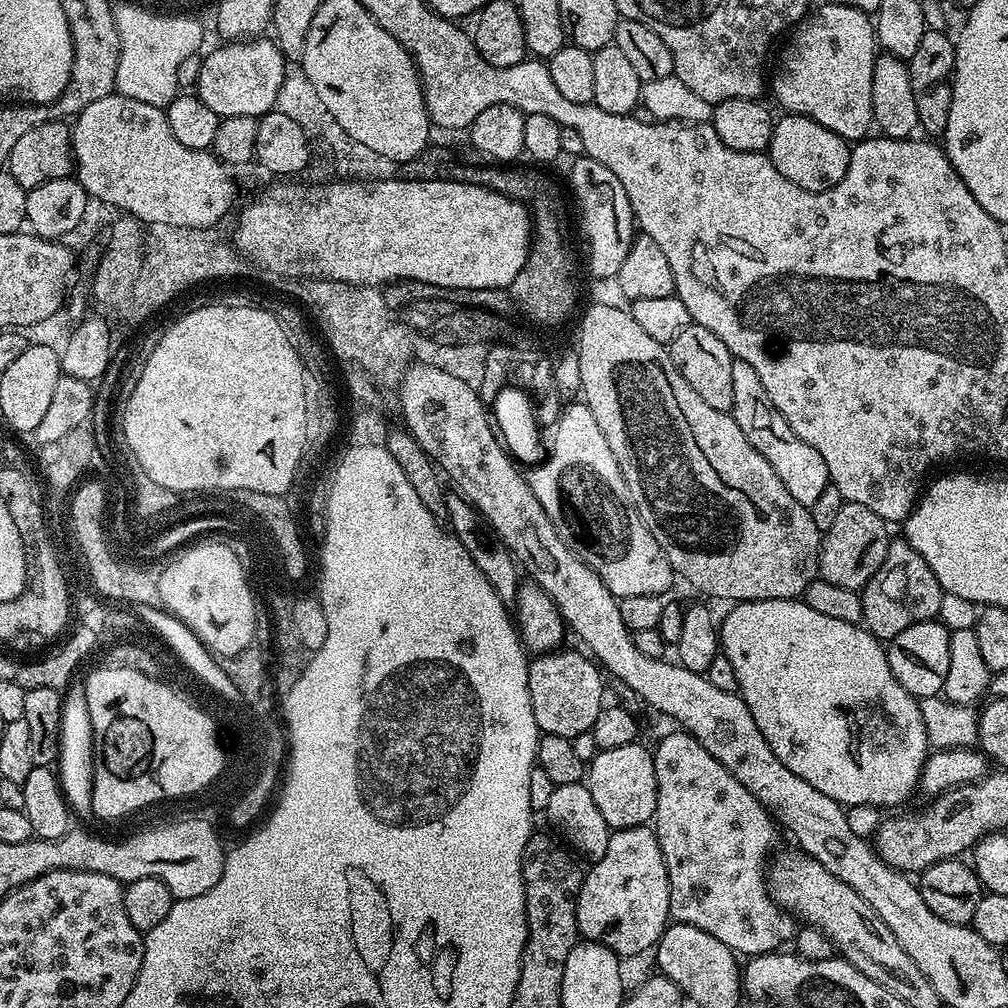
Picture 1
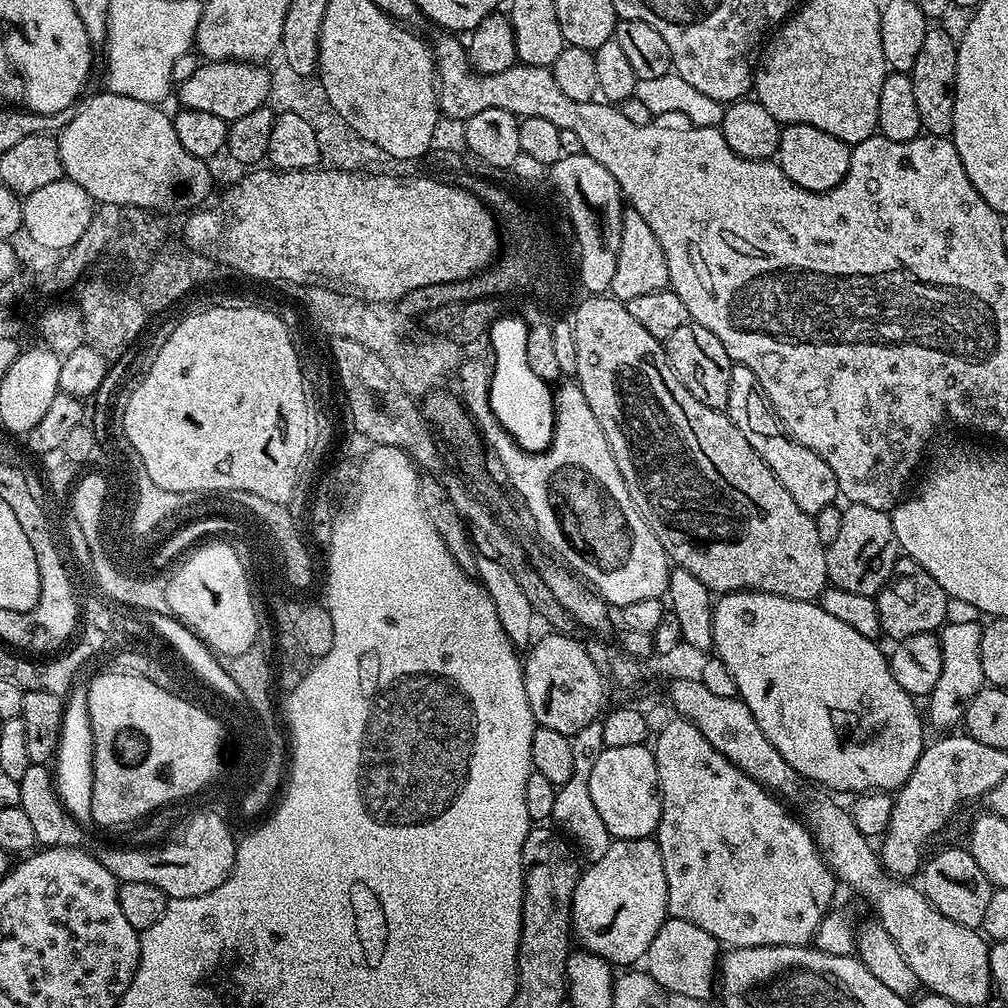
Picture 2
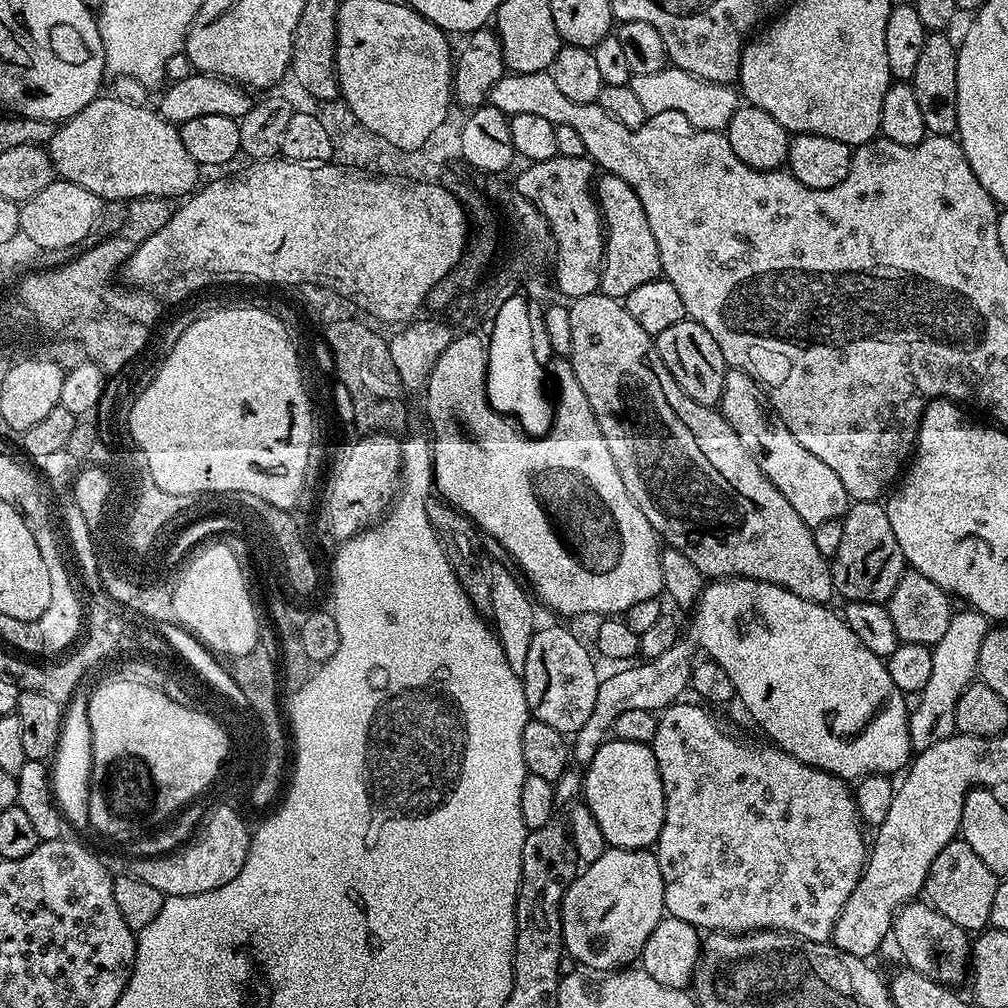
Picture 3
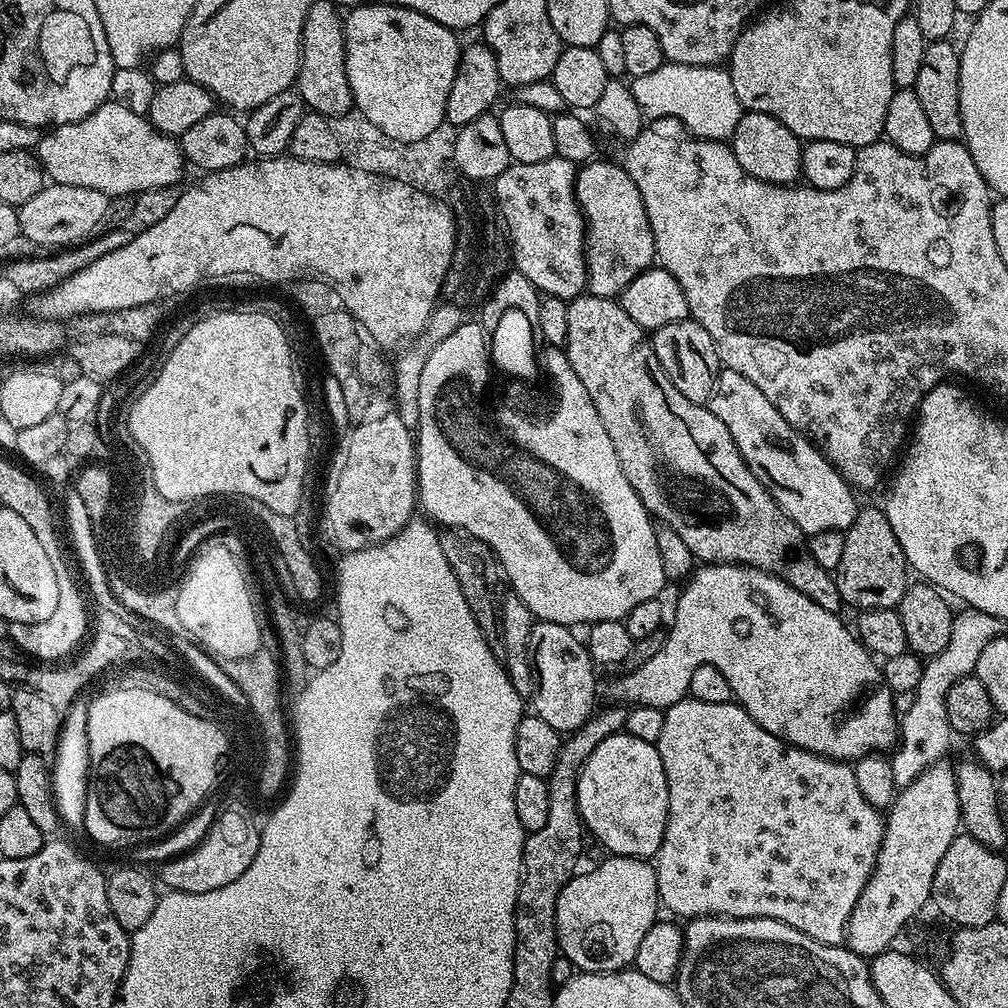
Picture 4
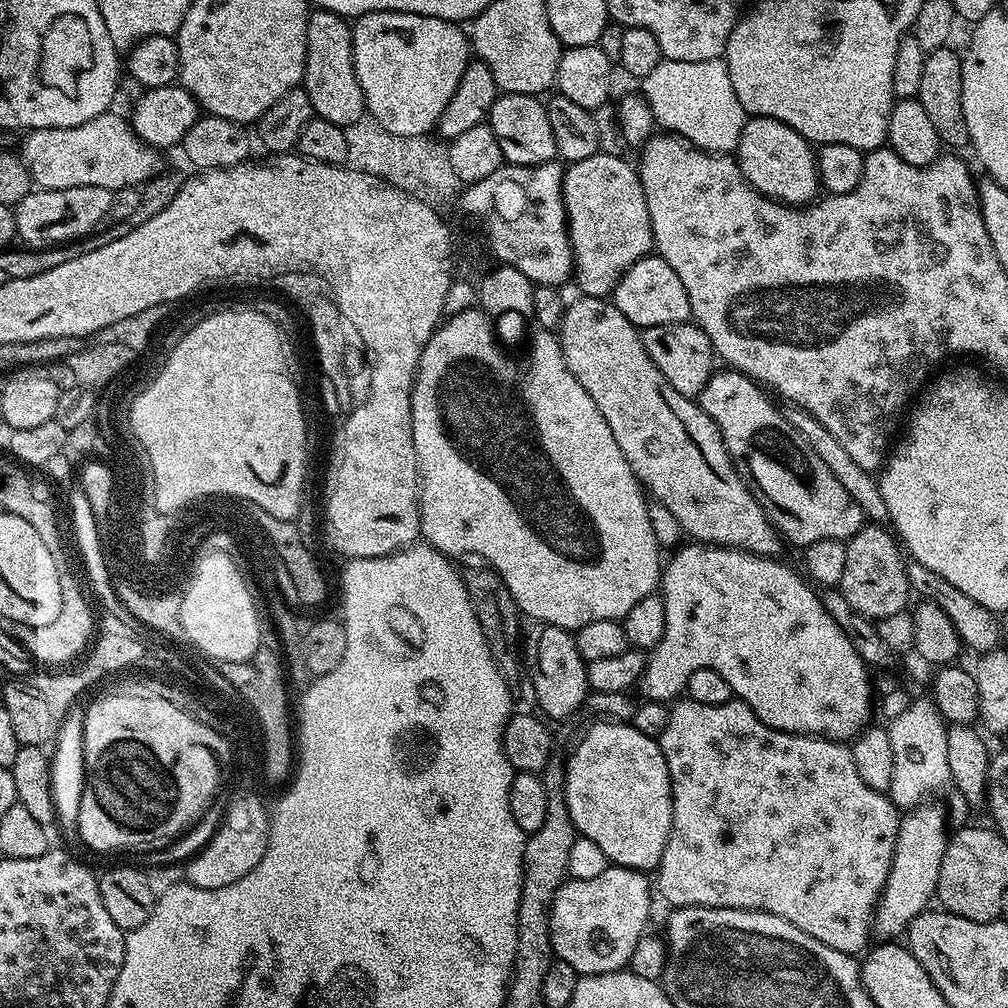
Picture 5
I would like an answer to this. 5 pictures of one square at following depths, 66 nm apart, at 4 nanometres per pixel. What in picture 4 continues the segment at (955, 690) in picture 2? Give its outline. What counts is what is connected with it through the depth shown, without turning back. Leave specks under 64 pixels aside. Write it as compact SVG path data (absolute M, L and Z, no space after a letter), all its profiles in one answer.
M964 606L953 615L950 642L946 642L946 650L925 663L922 678L912 693L910 710L906 710L898 720L899 747L890 756L897 786L914 782L914 778L918 778L918 774L925 772L931 764L941 763L947 757L944 755L948 752L948 743L954 739L954 733L950 718L946 718L946 694L950 694L950 686L954 686L954 682L975 673L978 657L982 655L986 642L995 636L1005 635L1005 632L1005 621L994 618L994 614L982 614L982 610Z

